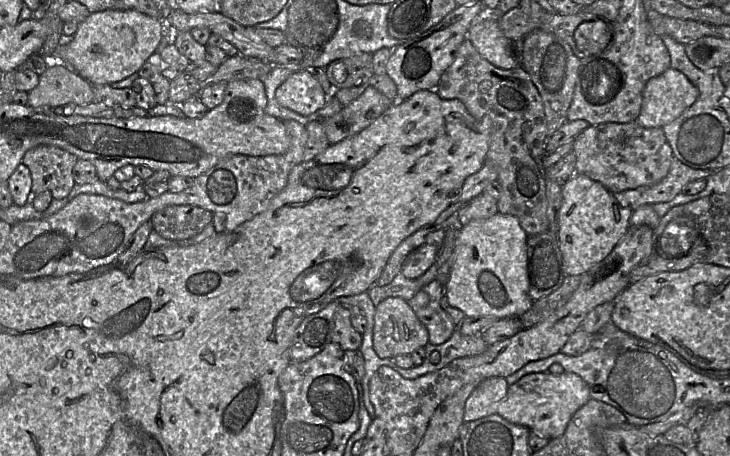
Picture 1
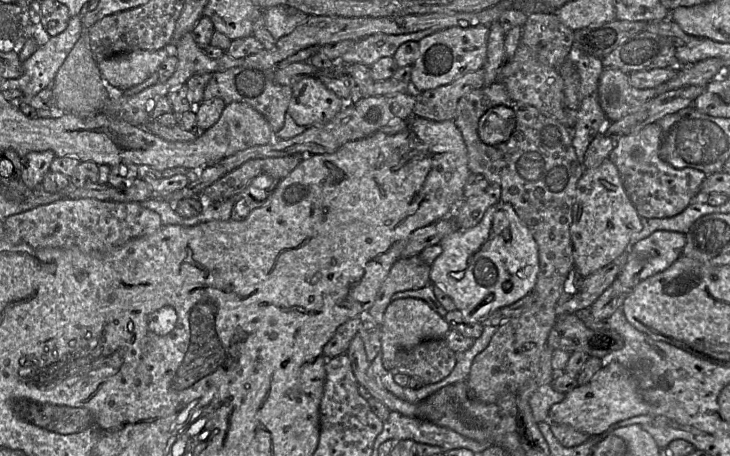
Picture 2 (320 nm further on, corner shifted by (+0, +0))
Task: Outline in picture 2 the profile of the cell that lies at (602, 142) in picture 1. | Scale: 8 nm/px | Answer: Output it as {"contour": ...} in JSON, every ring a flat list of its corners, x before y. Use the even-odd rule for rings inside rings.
{"contour":[[657,122,646,125,640,131,622,135,616,138,615,146,609,154,609,159,617,167,625,191,642,218,669,218,685,210,700,192,706,174,694,168,677,169,661,159,659,149,662,138,662,129]]}

